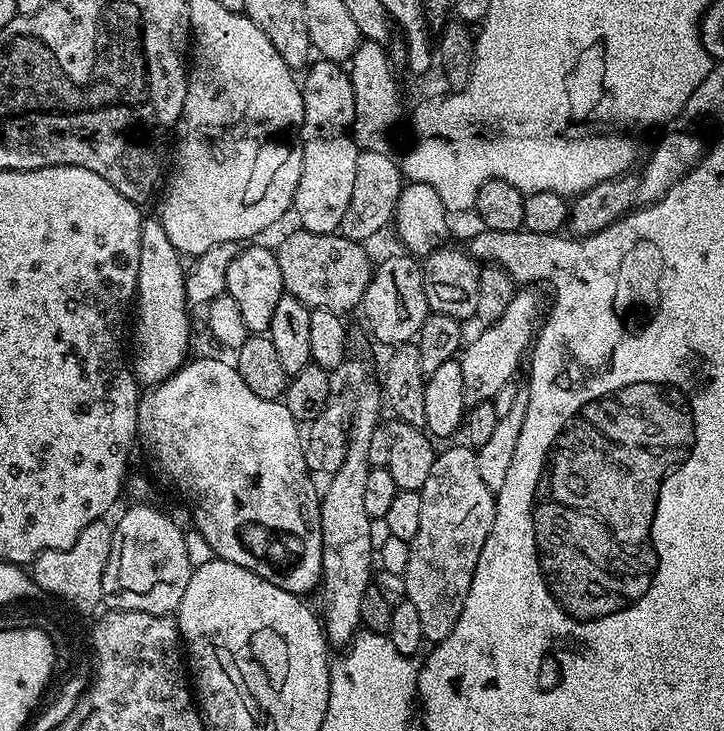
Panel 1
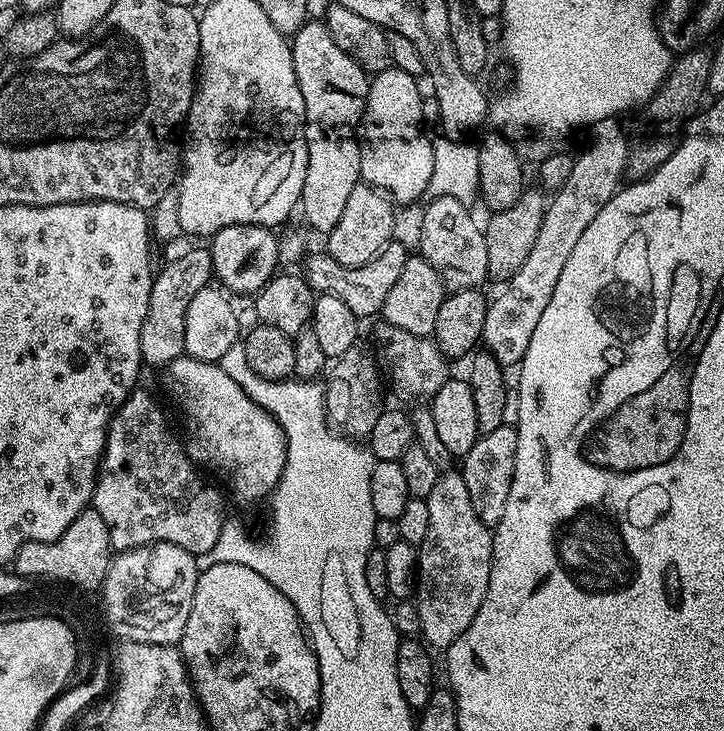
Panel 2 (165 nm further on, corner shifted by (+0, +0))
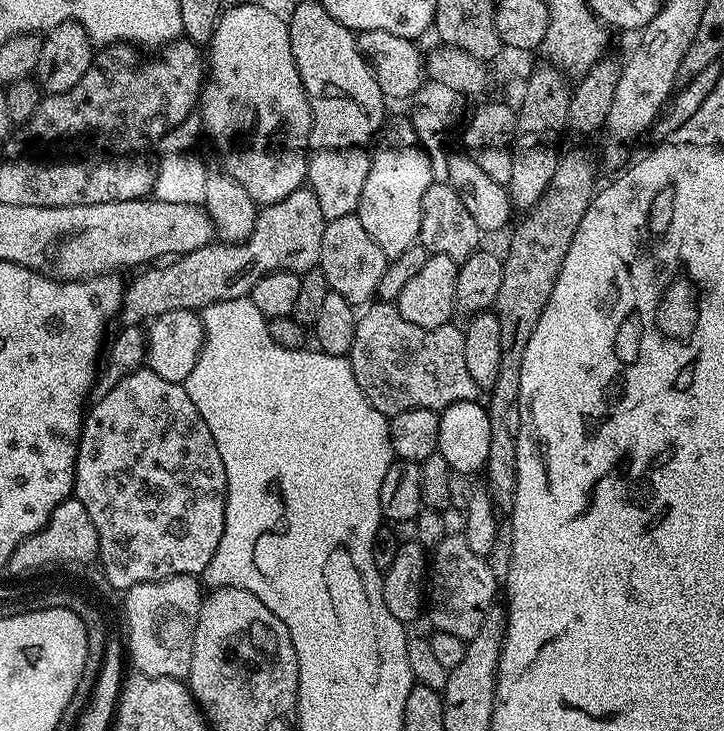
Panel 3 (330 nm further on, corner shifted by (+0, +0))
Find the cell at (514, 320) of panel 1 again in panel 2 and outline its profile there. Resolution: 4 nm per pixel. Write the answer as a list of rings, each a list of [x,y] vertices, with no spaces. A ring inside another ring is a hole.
[[[619,119],[603,120],[591,125],[592,142],[581,156],[574,159],[574,170],[570,170],[570,178],[547,201],[542,230],[538,230],[538,238],[534,238],[534,246],[526,262],[507,281],[504,293],[492,300],[485,312],[485,326],[482,337],[483,347],[502,365],[516,366],[524,359],[530,346],[530,338],[534,338],[534,330],[546,306],[550,306],[550,294],[554,294],[554,286],[558,286],[558,278],[562,275],[562,266],[572,258],[574,246],[578,246],[578,238],[582,238],[582,230],[598,218],[598,210],[610,202],[612,195],[621,187],[628,166],[628,141],[620,129]]]

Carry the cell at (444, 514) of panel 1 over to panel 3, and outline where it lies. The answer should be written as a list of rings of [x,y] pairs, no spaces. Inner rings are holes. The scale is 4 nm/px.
[[[446,534],[442,542],[430,556],[430,587],[426,592],[426,616],[432,619],[432,628],[438,632],[450,634],[454,640],[470,641],[482,627],[486,614],[497,603],[496,572],[488,565],[489,561],[483,556],[474,554],[462,534]]]

